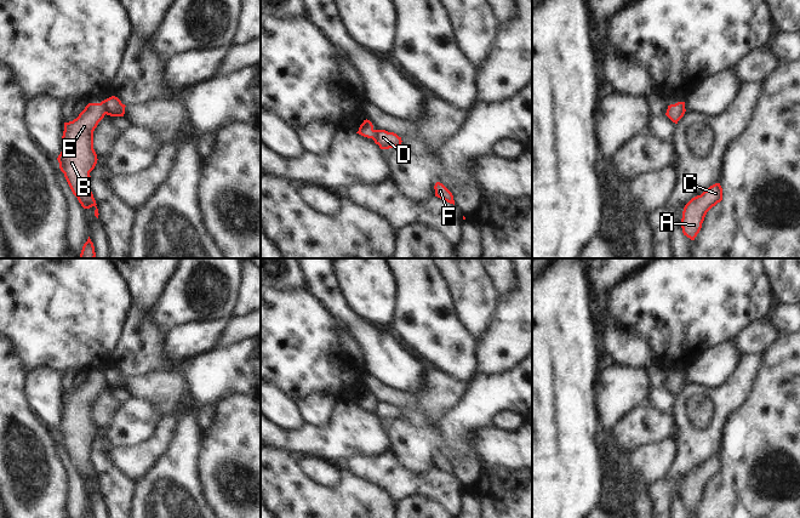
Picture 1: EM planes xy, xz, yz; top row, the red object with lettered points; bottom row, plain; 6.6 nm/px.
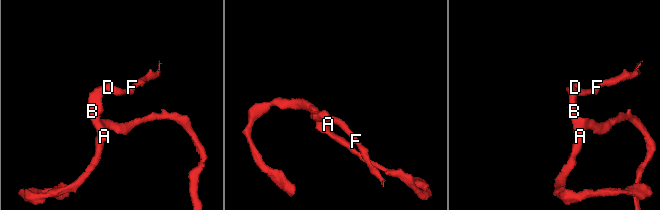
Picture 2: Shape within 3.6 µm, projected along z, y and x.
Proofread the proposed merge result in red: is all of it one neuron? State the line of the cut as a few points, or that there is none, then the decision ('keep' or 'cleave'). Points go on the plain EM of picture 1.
cut xy (100, 375), (106, 385); cleave

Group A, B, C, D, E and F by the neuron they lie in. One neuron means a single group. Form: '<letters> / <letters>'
A B C E / D F

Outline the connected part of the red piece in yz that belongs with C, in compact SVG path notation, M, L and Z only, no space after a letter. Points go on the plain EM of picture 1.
M720 455L710 457L701 467L692 469L684 479L680 497L684 507L695 512L702 500L707 484L722 472Z

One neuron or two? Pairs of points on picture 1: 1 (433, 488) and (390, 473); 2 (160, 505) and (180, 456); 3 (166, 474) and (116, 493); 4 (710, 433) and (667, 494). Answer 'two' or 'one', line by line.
1: one
2: one
3: two
4: one

